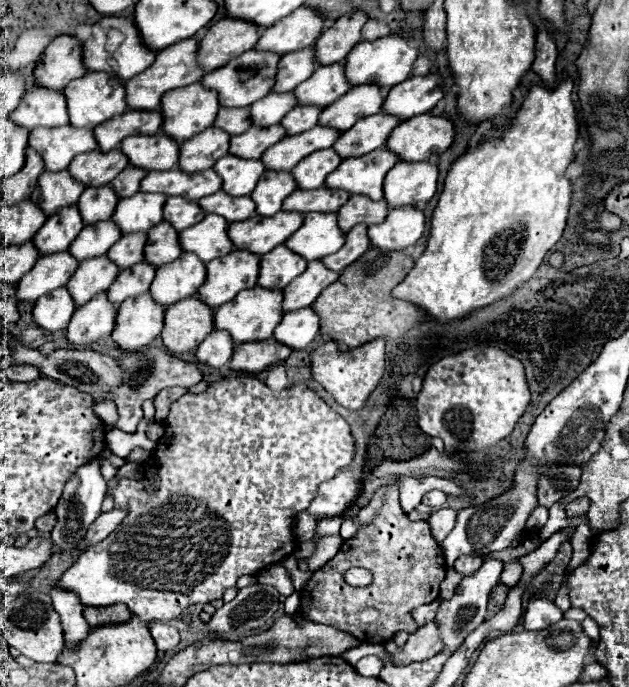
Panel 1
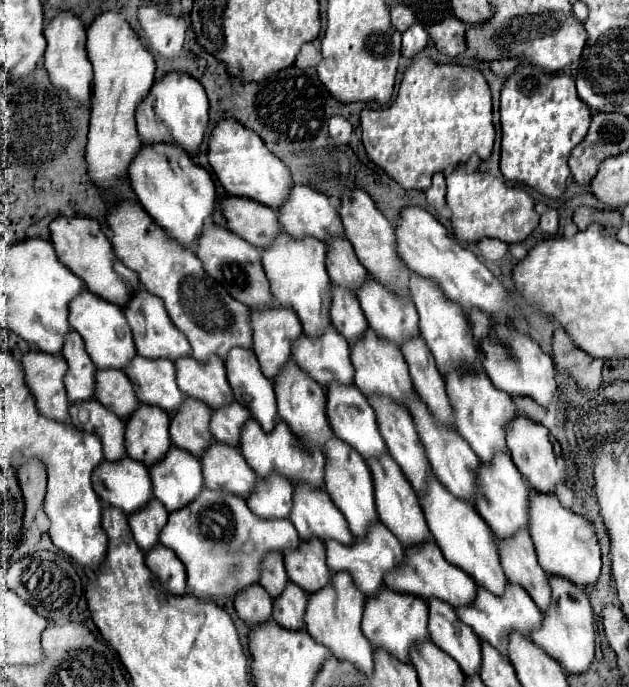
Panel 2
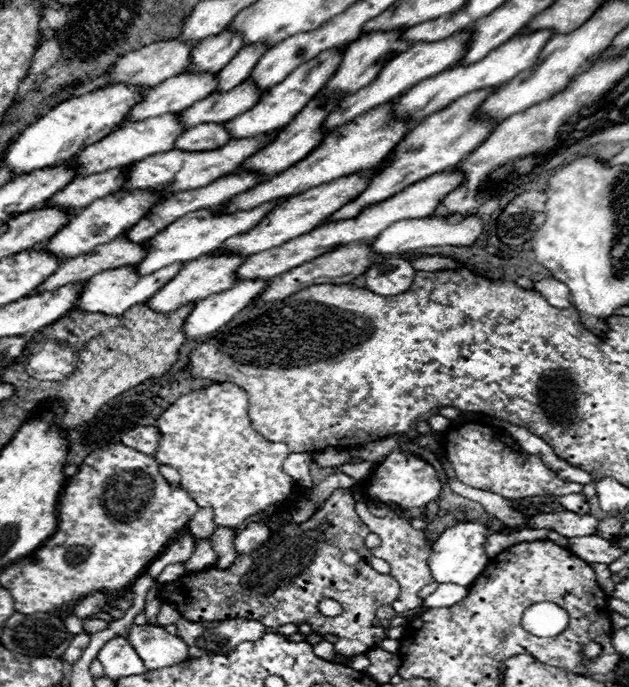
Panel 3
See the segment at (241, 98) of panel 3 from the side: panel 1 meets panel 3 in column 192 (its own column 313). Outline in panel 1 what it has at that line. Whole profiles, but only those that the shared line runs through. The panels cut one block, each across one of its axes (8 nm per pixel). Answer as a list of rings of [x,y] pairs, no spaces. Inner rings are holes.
[[[296,106],[296,110],[288,112],[288,118],[282,118],[280,124],[286,128],[288,136],[294,136],[314,128],[318,124],[320,112],[320,106]]]

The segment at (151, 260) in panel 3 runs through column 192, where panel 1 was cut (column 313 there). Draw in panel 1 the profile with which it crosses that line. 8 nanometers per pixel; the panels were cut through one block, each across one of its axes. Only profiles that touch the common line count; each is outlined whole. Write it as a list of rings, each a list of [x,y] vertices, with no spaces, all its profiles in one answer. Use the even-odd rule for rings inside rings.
[[[306,214],[304,226],[288,238],[286,246],[310,262],[338,252],[344,236],[346,234],[340,234],[336,214]]]

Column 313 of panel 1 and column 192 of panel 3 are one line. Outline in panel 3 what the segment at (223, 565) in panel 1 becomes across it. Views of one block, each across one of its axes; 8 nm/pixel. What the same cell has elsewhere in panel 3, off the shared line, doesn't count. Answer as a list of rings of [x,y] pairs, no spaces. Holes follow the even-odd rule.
[[[232,382],[210,384],[180,396],[160,414],[156,428],[160,432],[160,446],[152,458],[160,466],[172,466],[180,472],[182,488],[190,498],[194,498],[194,502],[198,502],[200,508],[214,510],[214,524],[218,528],[242,528],[248,518],[260,516],[272,504],[284,502],[296,490],[296,482],[282,470],[282,462],[290,454],[288,446],[282,442],[268,442],[252,428],[248,418],[248,394]]]

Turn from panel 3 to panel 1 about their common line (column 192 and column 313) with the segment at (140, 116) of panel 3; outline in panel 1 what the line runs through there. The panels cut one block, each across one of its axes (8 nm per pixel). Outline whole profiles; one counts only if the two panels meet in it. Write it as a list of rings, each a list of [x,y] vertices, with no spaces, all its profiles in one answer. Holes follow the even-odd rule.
[[[336,62],[336,66],[318,66],[312,78],[302,82],[294,94],[298,104],[330,106],[350,88],[352,86],[348,86],[348,78],[344,78],[344,62]]]

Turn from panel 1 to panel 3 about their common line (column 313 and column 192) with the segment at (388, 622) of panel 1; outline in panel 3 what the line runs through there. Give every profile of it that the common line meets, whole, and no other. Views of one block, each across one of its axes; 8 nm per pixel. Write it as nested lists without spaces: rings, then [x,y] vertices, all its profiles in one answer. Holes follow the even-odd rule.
[[[338,488],[308,522],[290,522],[282,526],[264,542],[264,546],[248,556],[238,556],[230,570],[220,572],[208,568],[164,584],[162,598],[166,602],[174,602],[178,612],[190,622],[250,618],[268,628],[310,622],[314,632],[336,634],[342,638],[334,644],[338,654],[364,654],[372,644],[386,638],[384,628],[376,628],[372,622],[380,606],[392,604],[394,598],[398,598],[400,586],[392,576],[378,574],[370,566],[372,552],[364,546],[364,538],[370,530],[358,518],[354,504],[356,500],[352,492]],[[346,550],[358,550],[362,556],[360,564],[342,564],[342,552]],[[324,598],[336,600],[342,606],[342,614],[320,614],[318,604]]]

